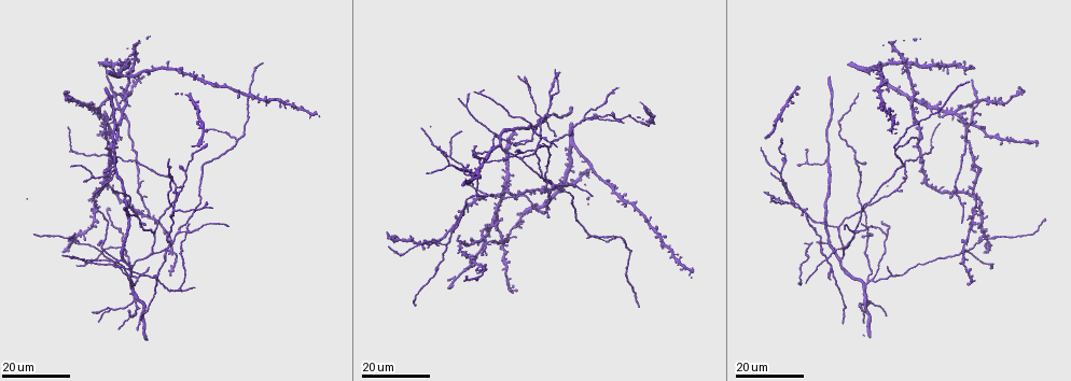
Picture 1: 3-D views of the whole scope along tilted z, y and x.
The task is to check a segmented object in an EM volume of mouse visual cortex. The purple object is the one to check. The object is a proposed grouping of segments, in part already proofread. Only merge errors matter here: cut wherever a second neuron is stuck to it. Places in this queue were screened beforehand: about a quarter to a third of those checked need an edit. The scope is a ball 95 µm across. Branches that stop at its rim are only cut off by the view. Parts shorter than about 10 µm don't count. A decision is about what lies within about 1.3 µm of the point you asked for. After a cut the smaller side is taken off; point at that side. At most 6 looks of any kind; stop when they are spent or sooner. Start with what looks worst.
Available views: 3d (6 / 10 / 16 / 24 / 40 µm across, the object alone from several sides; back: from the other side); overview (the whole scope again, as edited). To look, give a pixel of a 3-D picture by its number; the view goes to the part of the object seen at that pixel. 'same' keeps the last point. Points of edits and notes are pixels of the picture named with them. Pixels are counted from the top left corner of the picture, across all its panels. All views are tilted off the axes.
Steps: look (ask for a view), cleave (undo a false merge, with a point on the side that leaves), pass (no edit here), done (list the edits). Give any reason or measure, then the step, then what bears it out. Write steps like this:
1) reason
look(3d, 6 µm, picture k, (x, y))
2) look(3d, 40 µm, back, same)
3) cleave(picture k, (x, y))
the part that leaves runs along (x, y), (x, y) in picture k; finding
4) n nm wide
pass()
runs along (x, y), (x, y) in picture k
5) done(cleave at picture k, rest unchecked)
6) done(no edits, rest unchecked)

look(3d, 16 µm, picture 1, (186, 232))

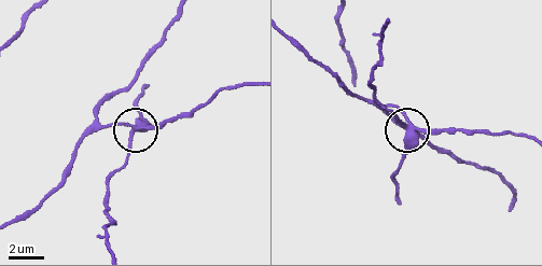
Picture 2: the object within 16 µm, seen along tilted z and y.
look(3d, 6 µm, picture 2, (407, 127))

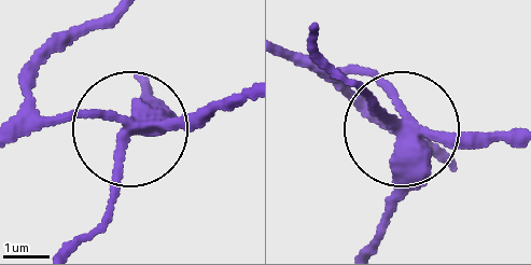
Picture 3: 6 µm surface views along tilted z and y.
side arm 15 µm
cleave(picture 3, (110, 189))
the part that leaves runs along (134, 136), (106, 215), (85, 240) in picture 3; a second neuron is stuck on

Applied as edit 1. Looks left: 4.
see it whole again
look(overview)

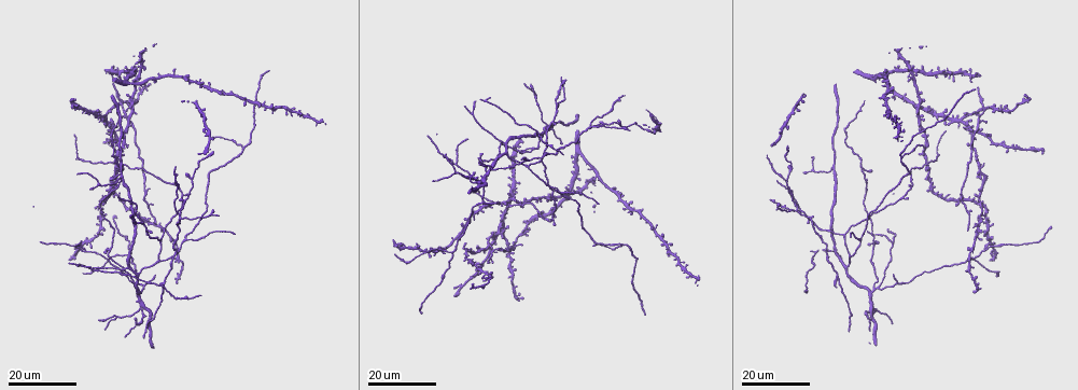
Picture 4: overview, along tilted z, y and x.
look(3d, 24 µm, picture 4, (839, 261))

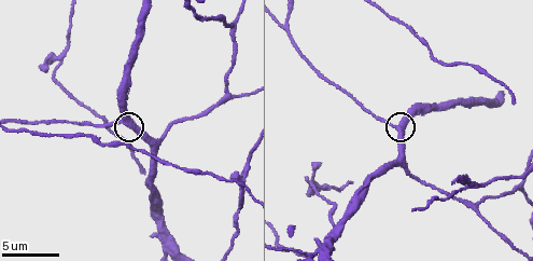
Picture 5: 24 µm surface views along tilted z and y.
look(3d, 6 µm, picture 5, (395, 127))

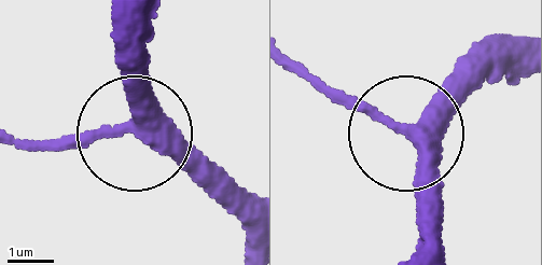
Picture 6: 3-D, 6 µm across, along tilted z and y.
pass()
runs along (443, 243), (414, 134), (474, 58) in picture 6; continuous, no second neuron

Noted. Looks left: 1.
done(cleave at picture 3, rest unchecked)

